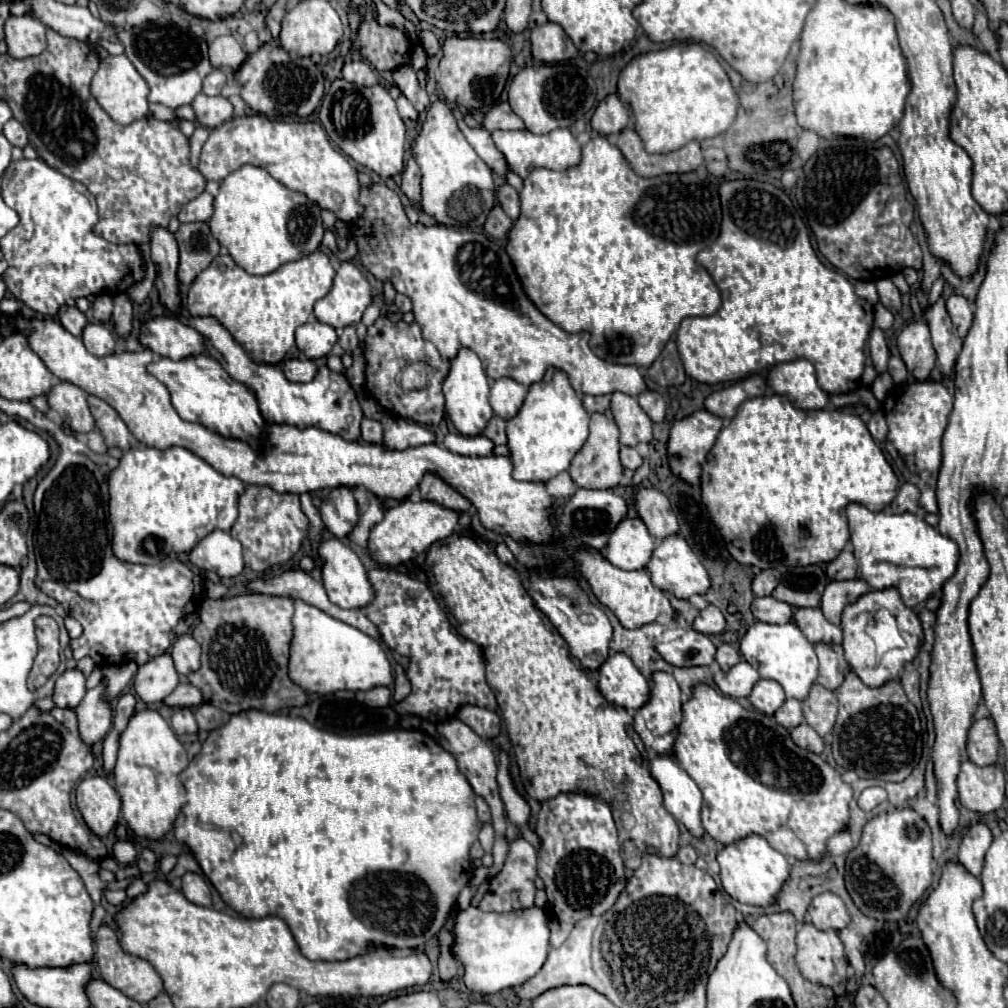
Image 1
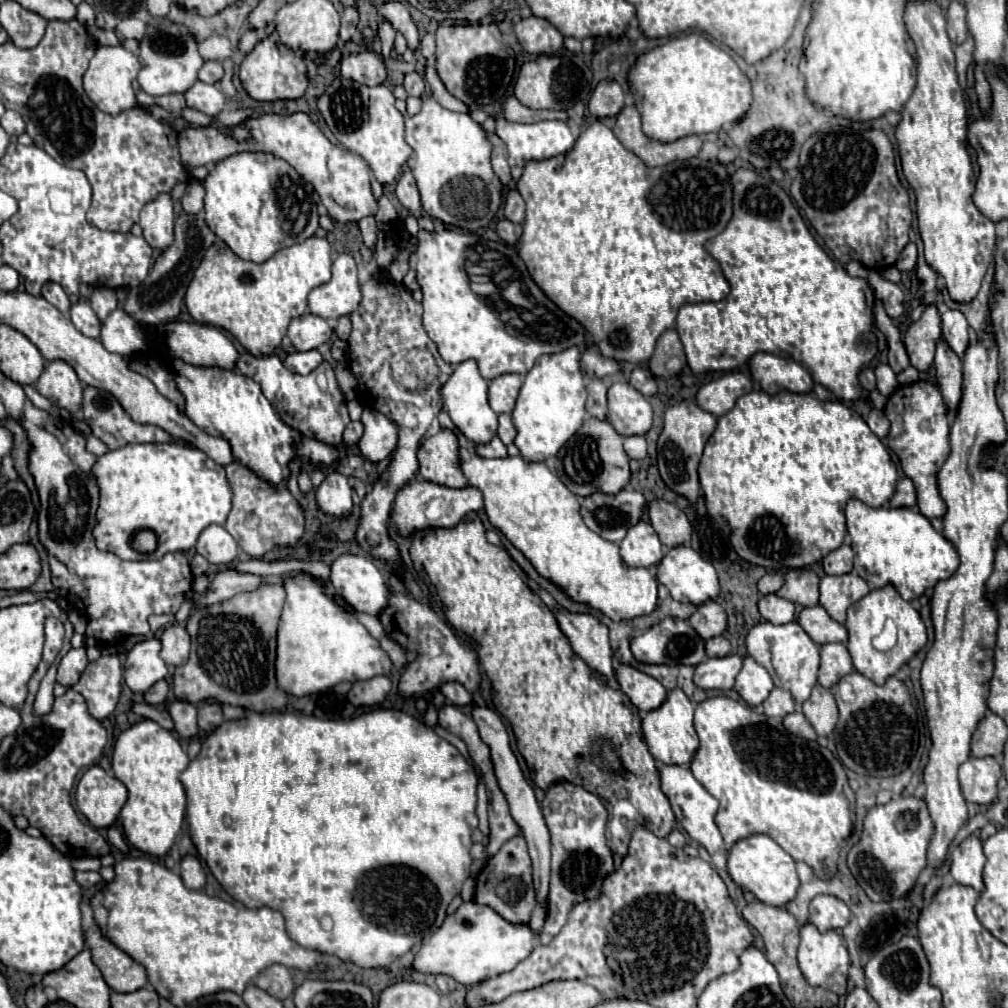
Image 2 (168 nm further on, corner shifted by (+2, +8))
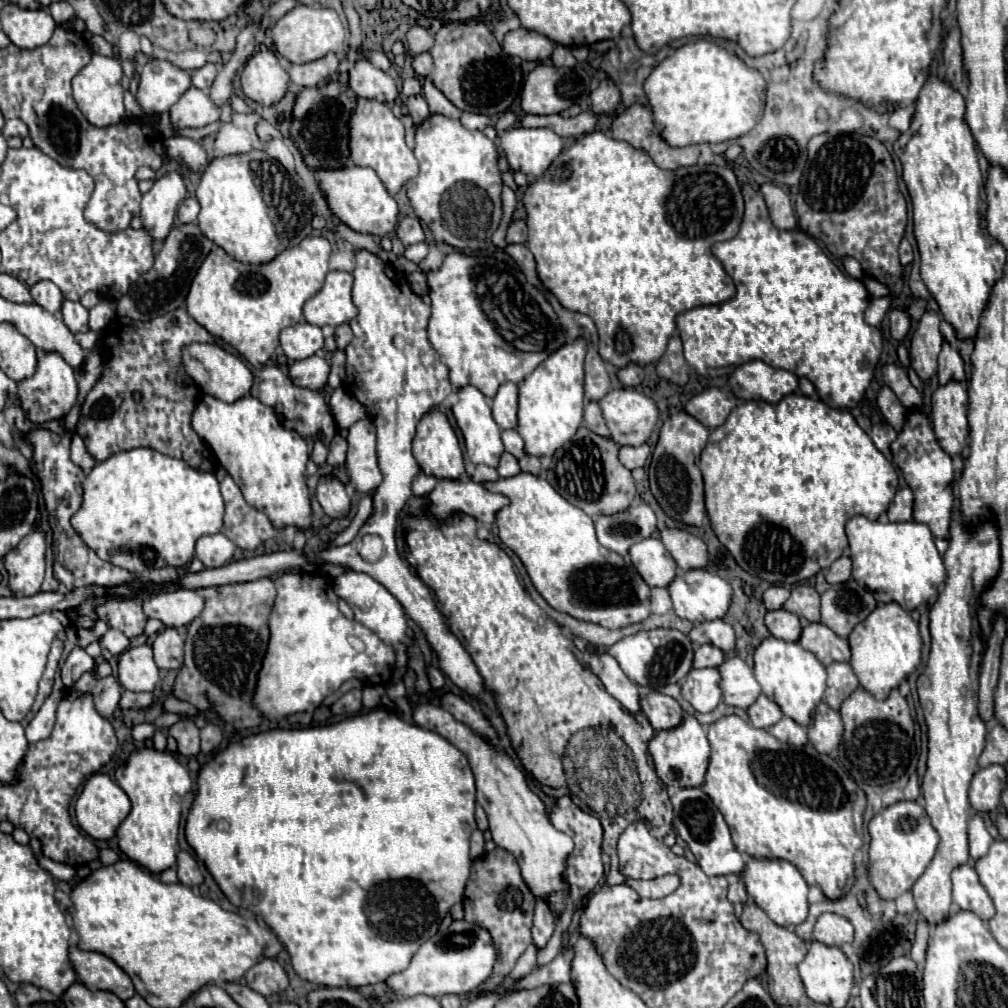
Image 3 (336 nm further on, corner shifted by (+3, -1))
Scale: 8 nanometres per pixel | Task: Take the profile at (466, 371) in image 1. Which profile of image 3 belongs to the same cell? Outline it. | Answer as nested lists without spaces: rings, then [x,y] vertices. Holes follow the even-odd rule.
[[[470,384],[458,388],[458,402],[452,406],[452,414],[456,418],[458,428],[462,430],[466,452],[468,452],[470,460],[474,464],[486,464],[486,466],[496,468],[500,454],[504,452],[504,446],[500,440],[500,428],[490,414],[490,406],[486,402],[486,396],[476,386],[470,386]]]

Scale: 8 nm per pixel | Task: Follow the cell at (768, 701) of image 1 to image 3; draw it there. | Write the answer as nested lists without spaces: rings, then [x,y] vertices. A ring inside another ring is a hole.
[[[738,656],[724,660],[718,668],[722,674],[720,686],[724,690],[724,702],[748,710],[762,694],[760,684],[754,678],[754,670]]]

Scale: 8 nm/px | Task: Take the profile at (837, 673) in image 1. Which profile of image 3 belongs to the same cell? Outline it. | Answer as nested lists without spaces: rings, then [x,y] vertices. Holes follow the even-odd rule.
[[[832,662],[830,666],[826,666],[826,670],[828,670],[828,682],[824,692],[824,702],[830,708],[838,710],[842,700],[848,698],[860,684],[848,662]]]

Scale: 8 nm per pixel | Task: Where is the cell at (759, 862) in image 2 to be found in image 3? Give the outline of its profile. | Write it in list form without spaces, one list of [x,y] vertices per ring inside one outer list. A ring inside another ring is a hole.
[[[750,858],[740,872],[748,896],[770,916],[778,926],[796,926],[808,916],[808,884],[798,872],[798,868],[786,860],[778,858]]]

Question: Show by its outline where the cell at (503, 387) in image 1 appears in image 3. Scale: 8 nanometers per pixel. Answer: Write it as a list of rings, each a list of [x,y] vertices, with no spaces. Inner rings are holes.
[[[506,382],[498,388],[498,394],[492,400],[492,416],[502,430],[516,428],[516,410],[518,410],[518,386],[514,382]]]

